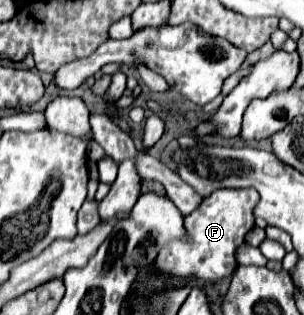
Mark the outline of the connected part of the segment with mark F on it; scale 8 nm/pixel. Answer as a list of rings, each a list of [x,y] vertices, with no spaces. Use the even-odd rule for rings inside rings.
[[[255,189],[213,191],[189,217],[185,217],[185,231],[189,239],[169,241],[157,257],[157,269],[163,275],[171,275],[171,277],[193,275],[201,281],[211,281],[211,283],[229,277],[237,267],[235,263],[237,247],[245,241],[245,235],[255,227],[253,207],[257,205],[257,201],[259,197]]]

